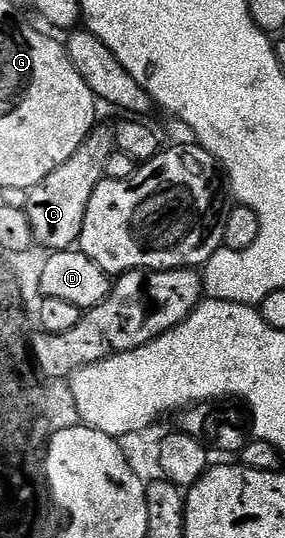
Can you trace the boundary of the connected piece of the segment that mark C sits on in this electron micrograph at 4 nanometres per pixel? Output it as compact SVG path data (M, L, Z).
M96 125L89 137L65 161L65 165L57 165L45 181L26 192L25 210L32 240L44 247L44 252L69 251L78 244L81 237L81 225L85 221L85 209L89 209L89 197L93 197L93 189L105 178L105 165L111 152L115 150L115 133L109 126Z

